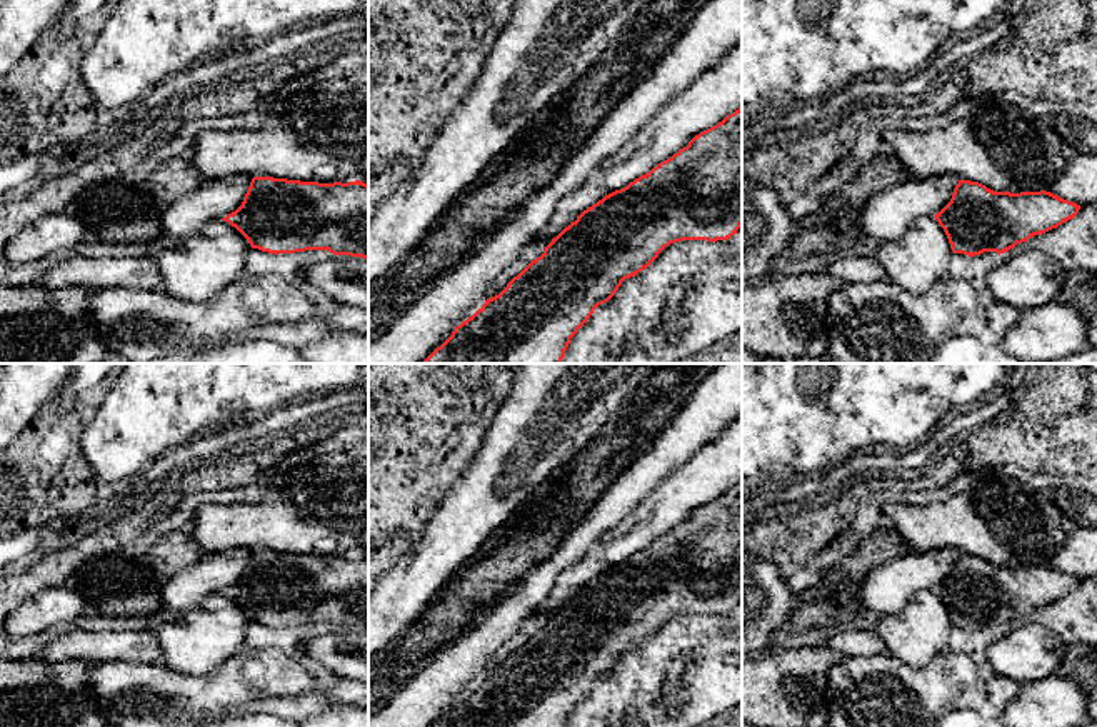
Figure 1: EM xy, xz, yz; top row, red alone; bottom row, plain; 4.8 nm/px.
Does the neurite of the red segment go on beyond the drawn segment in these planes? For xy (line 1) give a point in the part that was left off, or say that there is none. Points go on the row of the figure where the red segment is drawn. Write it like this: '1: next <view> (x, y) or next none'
1: next none

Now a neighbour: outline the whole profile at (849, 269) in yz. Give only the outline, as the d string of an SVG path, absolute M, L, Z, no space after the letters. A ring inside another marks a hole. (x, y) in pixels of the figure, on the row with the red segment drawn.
M839 255L827 272L844 283L870 283L887 278L887 273L875 257Z

